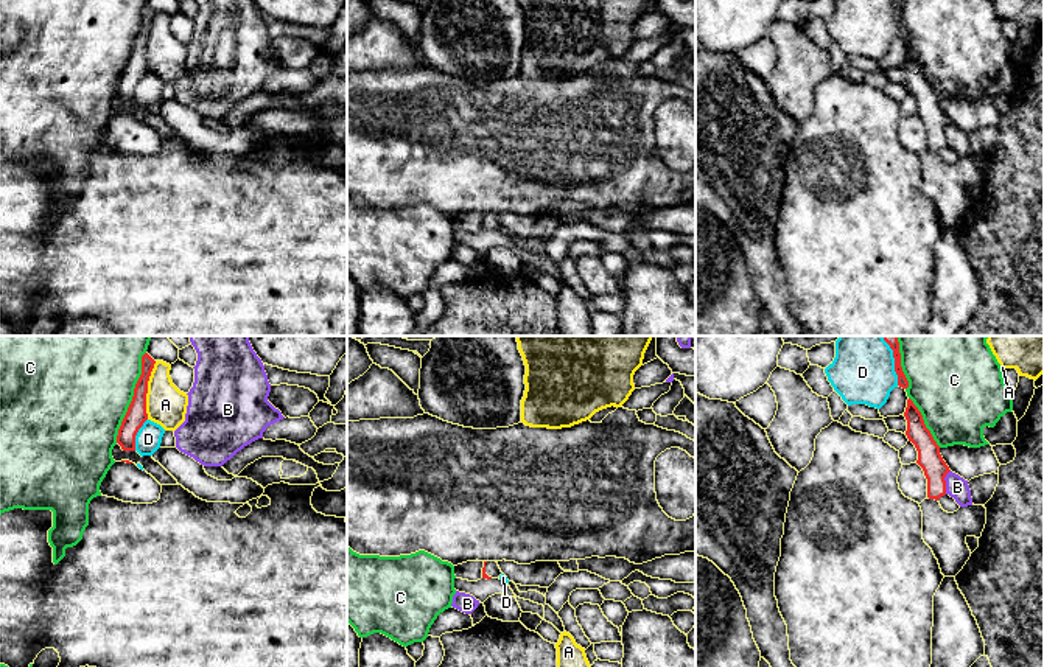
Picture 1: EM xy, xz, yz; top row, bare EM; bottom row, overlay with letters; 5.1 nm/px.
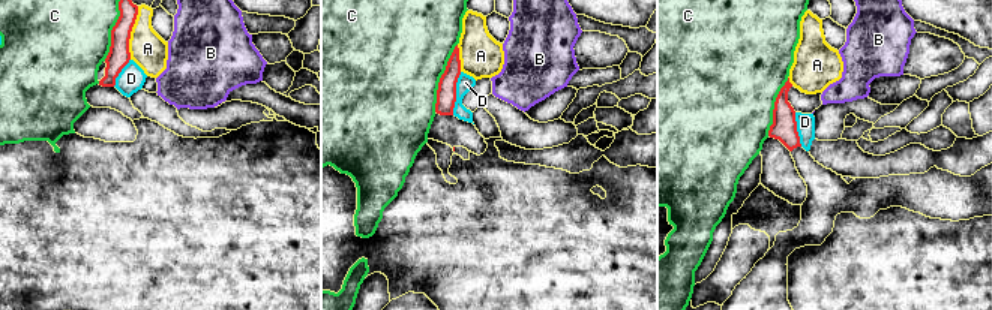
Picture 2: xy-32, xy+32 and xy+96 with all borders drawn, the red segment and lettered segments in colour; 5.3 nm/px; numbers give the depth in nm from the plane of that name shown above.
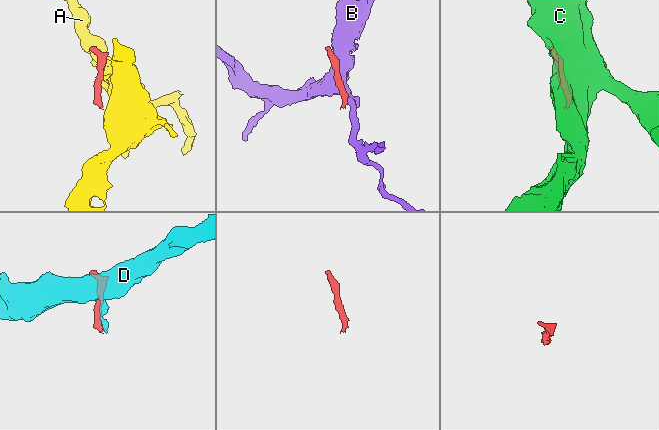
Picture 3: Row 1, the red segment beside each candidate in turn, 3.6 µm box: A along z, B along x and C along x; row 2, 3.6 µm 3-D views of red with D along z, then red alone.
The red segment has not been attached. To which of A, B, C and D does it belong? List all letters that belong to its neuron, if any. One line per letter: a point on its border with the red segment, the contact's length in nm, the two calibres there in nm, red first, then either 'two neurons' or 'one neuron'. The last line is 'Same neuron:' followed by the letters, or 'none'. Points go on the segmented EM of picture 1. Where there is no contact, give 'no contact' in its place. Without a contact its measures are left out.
A: xy (147, 391) | 300 nm | 110/200 nm | two neurons
B: yz (945, 482) | 130 nm | 120/110 nm | two neurons
C: xy (133, 397) | 500 nm | 110/500 nm | two neurons
D: xy (136, 434) | 180 nm | 110/140 nm | two neurons
Same neuron: none

